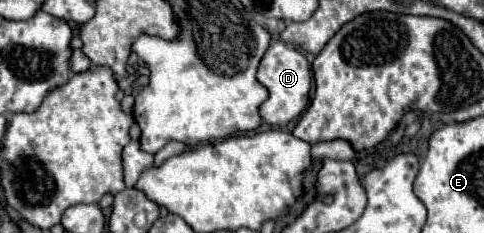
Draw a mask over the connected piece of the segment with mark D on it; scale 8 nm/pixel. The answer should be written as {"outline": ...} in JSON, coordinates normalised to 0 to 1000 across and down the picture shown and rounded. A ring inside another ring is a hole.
{"outline":[[[572,172],[564,180],[531,309],[531,343],[556,386],[556,421],[539,446],[539,506],[560,541],[589,541],[601,515],[614,515],[626,472],[638,455],[638,386],[643,386],[643,292],[634,249],[610,215],[605,197]]]}

